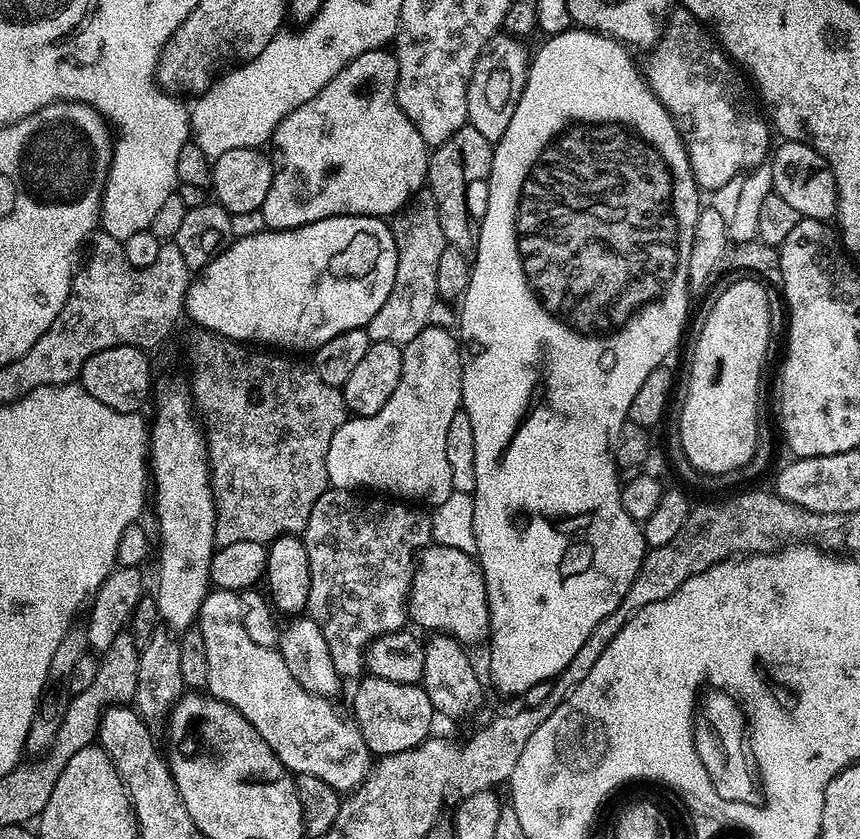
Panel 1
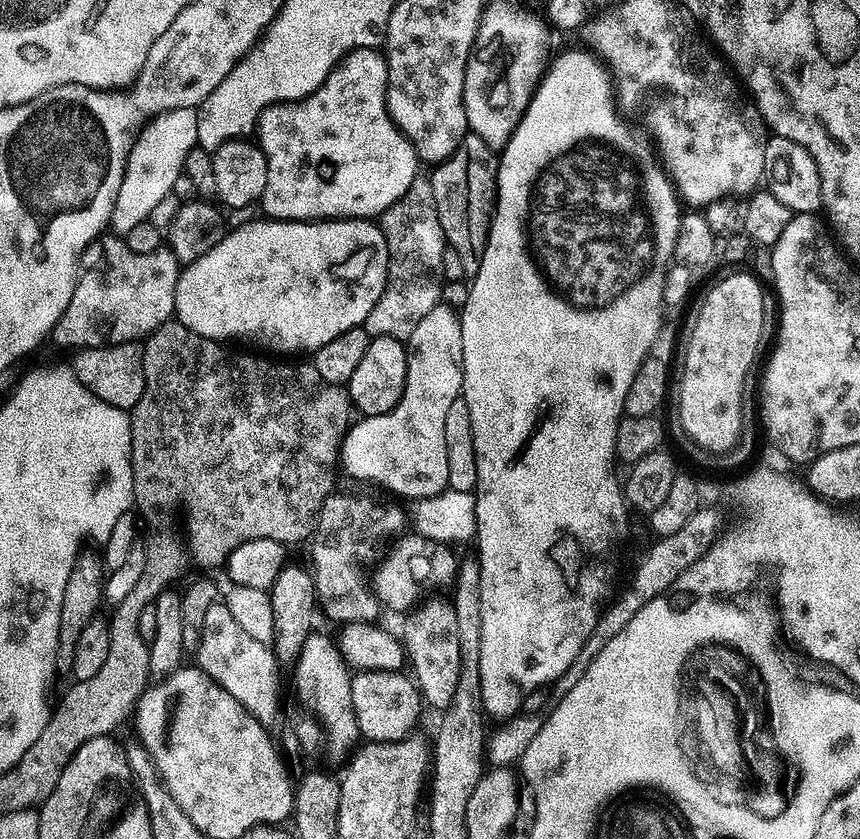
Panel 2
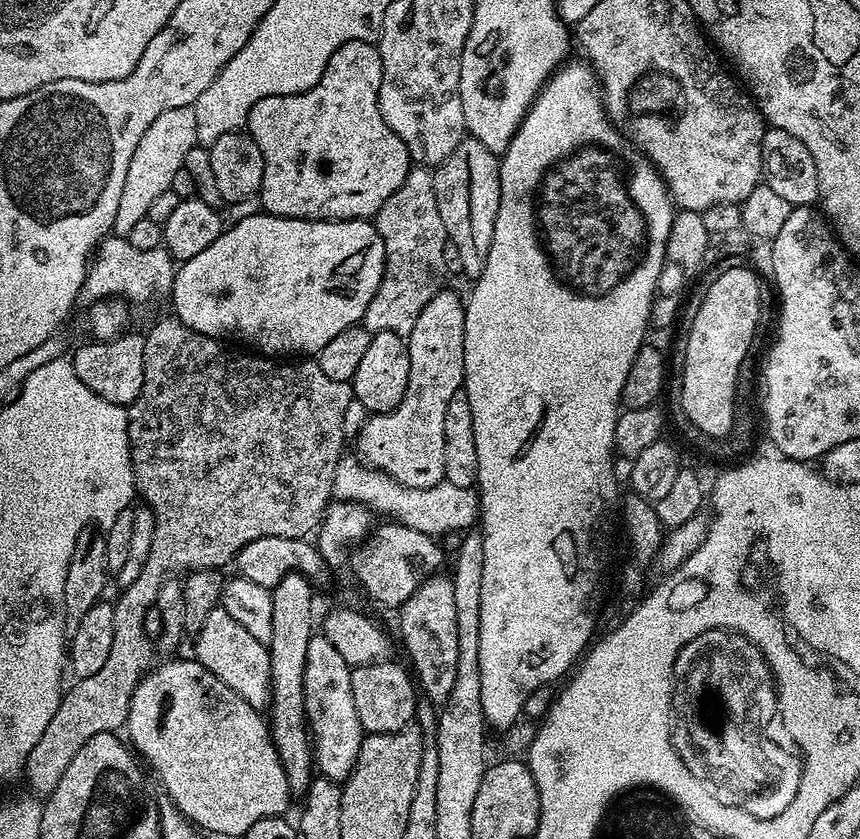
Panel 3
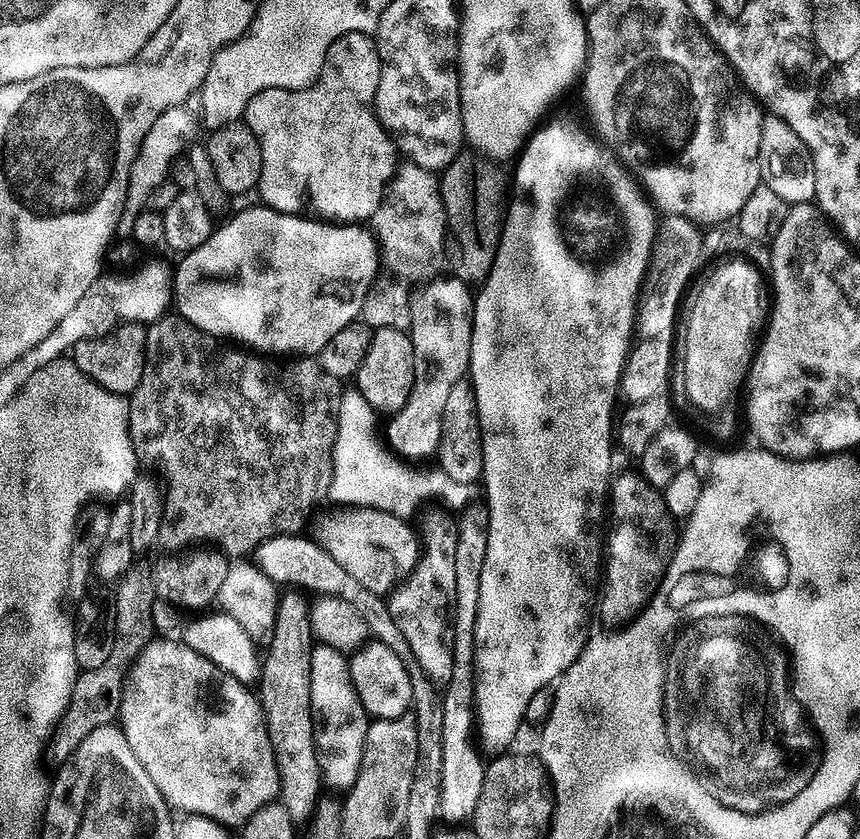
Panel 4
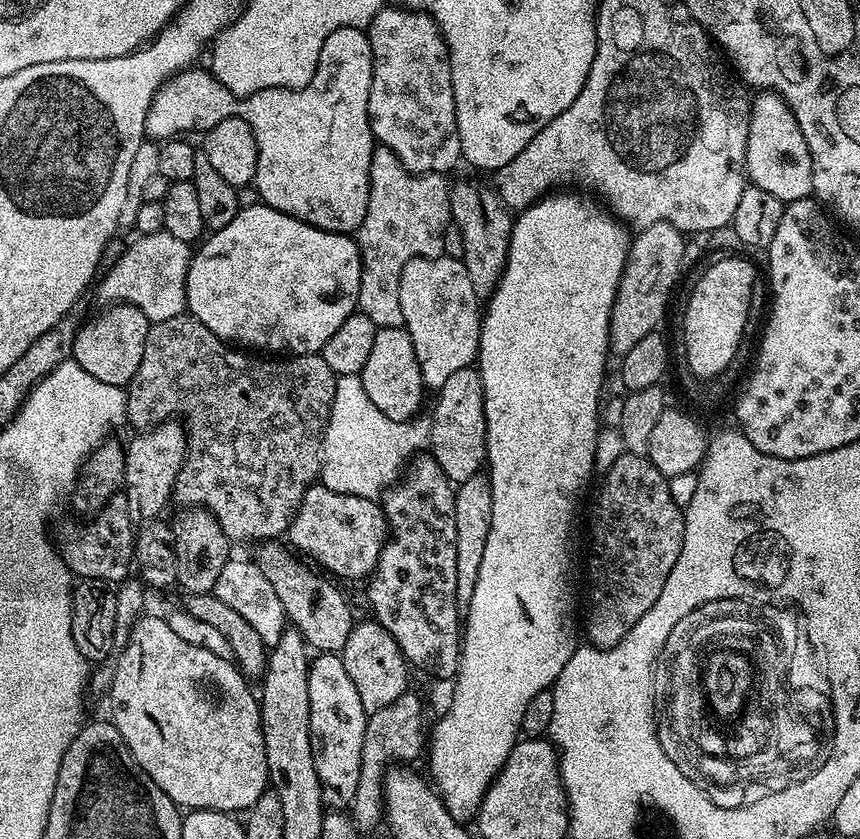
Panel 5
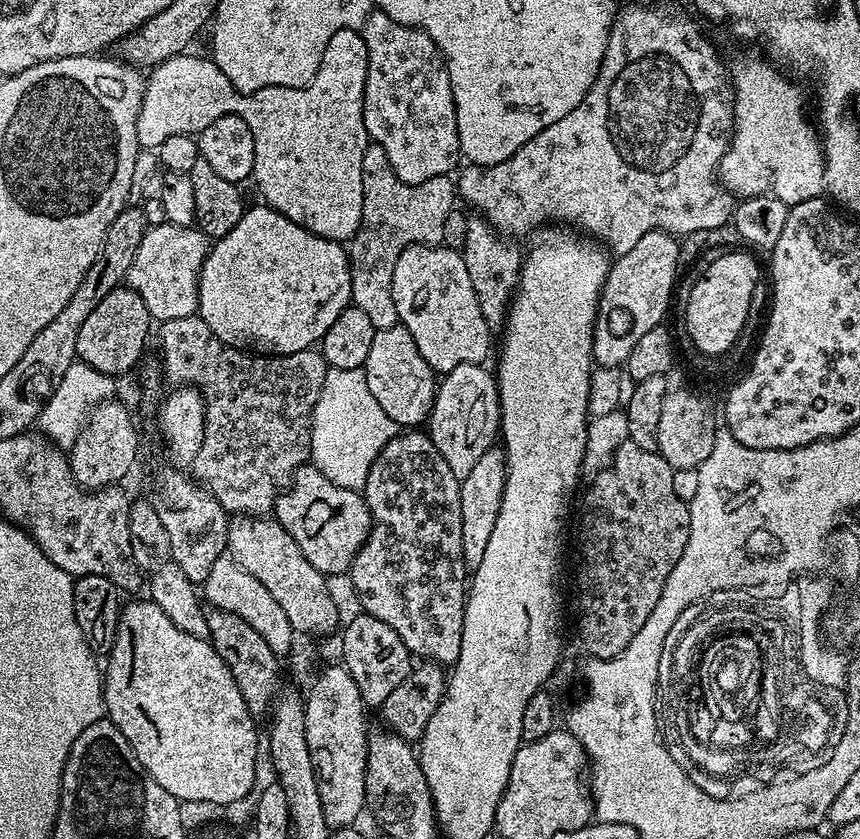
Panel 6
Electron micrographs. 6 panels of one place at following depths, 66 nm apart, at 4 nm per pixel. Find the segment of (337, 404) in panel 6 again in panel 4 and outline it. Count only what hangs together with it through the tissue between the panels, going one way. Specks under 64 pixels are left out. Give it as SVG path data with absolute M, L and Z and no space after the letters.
M344 390L340 393L340 409L336 419L336 438L332 441L332 481L328 487L327 499L336 506L351 506L353 508L373 508L389 512L401 518L408 518L412 511L415 513L423 500L430 496L438 496L445 500L447 507L452 510L463 509L464 505L473 499L471 484L459 484L450 478L450 474L436 470L433 476L427 476L424 472L415 472L411 463L405 462L391 447L376 433L376 409L362 398L362 394L355 390Z

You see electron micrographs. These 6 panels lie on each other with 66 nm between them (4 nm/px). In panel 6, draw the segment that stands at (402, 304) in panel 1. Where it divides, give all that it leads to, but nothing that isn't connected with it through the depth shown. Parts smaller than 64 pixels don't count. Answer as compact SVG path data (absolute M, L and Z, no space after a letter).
M369 154L364 158L364 165L362 166L362 176L365 180L370 180L370 182L364 185L364 201L362 202L362 218L360 219L360 225L356 231L355 236L352 237L350 243L347 245L346 251L348 253L348 265L352 267L350 270L350 278L352 279L352 304L358 310L363 310L363 312L370 317L370 322L374 322L376 329L389 328L394 326L398 321L396 318L396 299L392 293L392 283L394 282L394 266L398 262L398 258L402 254L402 250L406 250L411 244L434 244L439 245L443 241L444 235L442 234L442 226L446 226L446 218L450 218L450 214L454 210L454 205L452 203L457 203L458 200L458 188L455 183L451 184L451 179L448 176L439 176L438 178L430 178L426 182L421 184L407 184L402 182L392 173L391 166L383 162L381 157L376 154Z

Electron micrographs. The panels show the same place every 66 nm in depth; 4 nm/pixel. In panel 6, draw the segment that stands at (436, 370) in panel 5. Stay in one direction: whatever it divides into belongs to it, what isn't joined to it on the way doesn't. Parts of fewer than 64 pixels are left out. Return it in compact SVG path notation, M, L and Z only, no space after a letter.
M411 244L402 250L394 266L392 293L396 299L397 321L410 330L410 338L414 338L422 358L426 358L433 372L443 374L454 370L454 366L484 364L487 361L493 333L486 318L482 318L482 306L478 306L474 286L470 286L470 274L466 274L463 255L457 249L434 244Z

